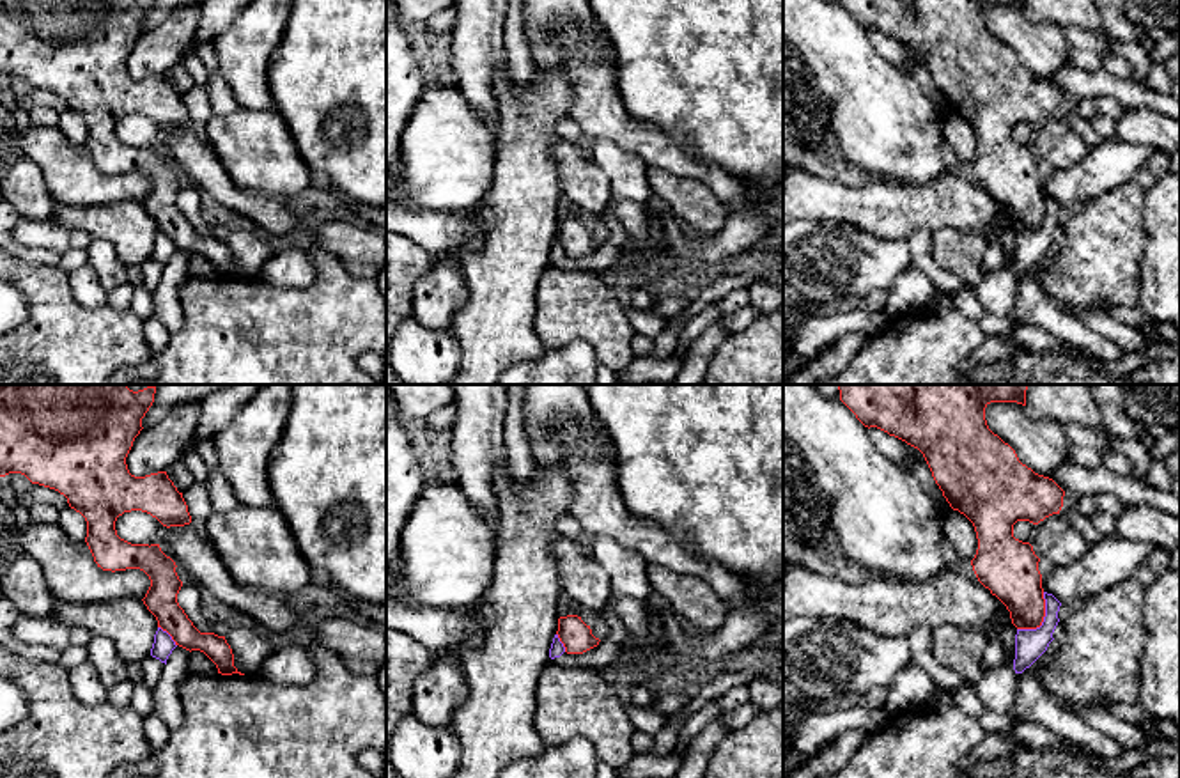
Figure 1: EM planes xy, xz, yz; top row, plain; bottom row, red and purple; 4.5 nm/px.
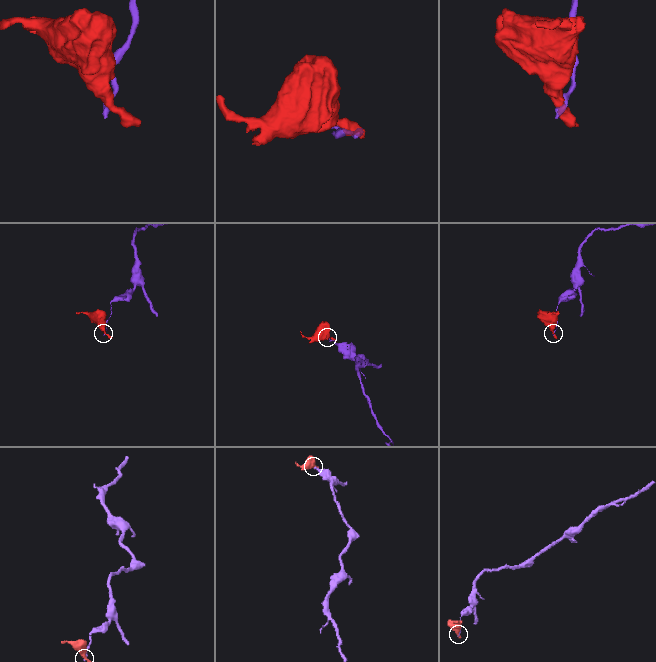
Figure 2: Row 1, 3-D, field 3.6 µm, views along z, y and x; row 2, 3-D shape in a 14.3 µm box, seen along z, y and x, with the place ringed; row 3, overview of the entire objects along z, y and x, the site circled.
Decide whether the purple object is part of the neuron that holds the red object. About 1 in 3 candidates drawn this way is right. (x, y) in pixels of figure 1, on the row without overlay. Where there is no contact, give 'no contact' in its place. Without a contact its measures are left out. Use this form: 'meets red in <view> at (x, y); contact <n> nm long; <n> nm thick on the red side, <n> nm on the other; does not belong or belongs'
meets red in yz at (1042, 224); contact 220 nm long; 240 nm thick on the red side, 140 nm on the other; does not belong

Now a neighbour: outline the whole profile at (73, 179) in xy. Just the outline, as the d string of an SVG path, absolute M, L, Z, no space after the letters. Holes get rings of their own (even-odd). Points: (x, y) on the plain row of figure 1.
M32 124L21 135L23 156L44 174L57 206L99 206L120 200L144 202L151 183L140 172L103 174L85 144L64 138L57 126Z

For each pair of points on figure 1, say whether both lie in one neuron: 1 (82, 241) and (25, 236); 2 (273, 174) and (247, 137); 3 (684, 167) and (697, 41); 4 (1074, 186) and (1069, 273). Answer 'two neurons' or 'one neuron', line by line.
1: one neuron
2: one neuron
3: two neurons
4: two neurons

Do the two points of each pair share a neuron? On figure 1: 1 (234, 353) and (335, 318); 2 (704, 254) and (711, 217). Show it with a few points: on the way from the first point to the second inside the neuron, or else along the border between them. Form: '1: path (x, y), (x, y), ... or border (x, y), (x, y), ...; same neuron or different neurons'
1: path (259, 353), (291, 353), (310, 337); same neuron
2: border (730, 211), (725, 224), (707, 236); different neurons

